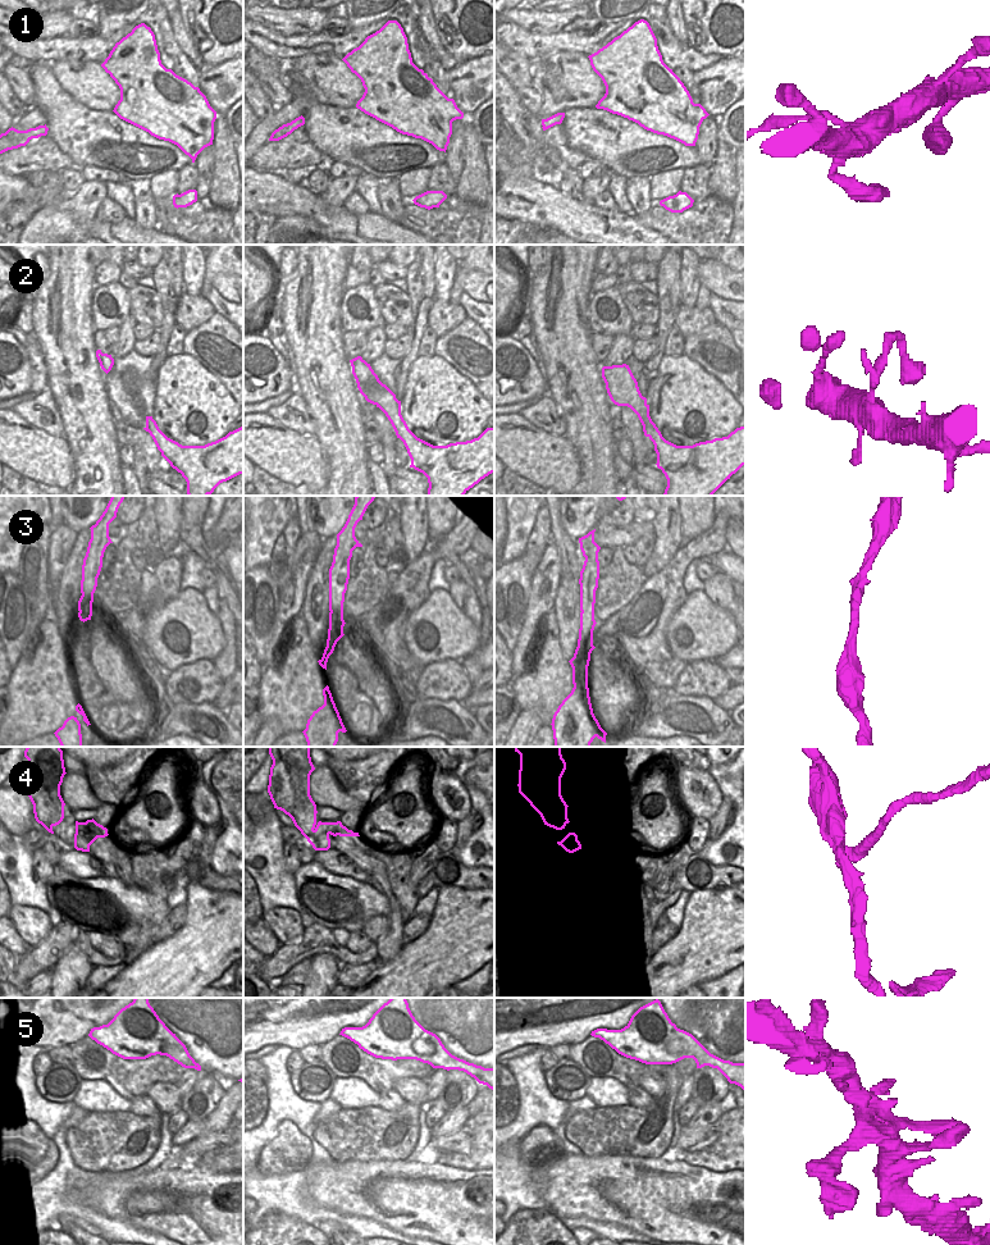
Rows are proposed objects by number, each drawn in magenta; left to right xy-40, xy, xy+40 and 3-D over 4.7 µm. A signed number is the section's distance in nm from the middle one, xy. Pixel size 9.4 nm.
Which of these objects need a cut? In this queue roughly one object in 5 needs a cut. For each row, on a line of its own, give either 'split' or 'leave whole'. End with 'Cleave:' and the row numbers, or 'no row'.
1: split
2: leave whole
3: leave whole
4: split
5: leave whole
Cleave: 1, 4

